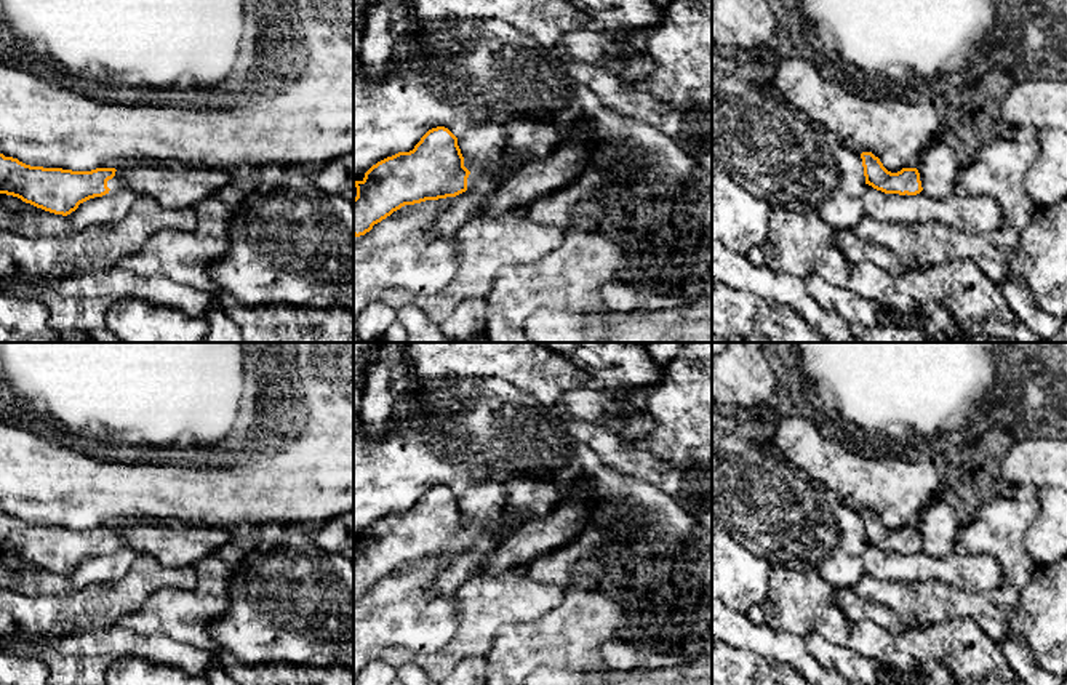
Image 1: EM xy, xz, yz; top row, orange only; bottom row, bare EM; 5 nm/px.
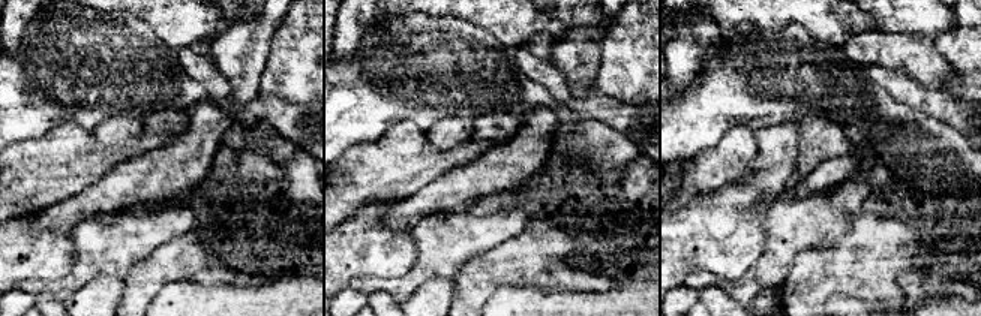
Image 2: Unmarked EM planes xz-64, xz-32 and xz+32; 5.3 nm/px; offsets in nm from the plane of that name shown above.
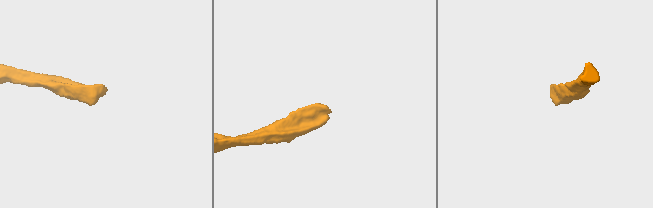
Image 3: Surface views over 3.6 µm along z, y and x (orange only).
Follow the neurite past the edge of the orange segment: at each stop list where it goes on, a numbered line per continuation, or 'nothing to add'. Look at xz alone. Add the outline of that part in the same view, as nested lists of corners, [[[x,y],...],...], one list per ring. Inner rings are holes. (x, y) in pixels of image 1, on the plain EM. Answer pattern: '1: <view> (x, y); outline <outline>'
1: xz (474, 530); outline [[[467,525],[467,528],[470,530],[467,536],[467,546],[472,544],[475,538],[486,530],[485,527],[475,527],[475,525]]]

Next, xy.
1: xy (115, 543); outline [[[115,530],[115,535],[107,539],[107,546],[110,549],[106,554],[112,554],[112,552],[117,552],[118,549],[125,547],[118,530]]]

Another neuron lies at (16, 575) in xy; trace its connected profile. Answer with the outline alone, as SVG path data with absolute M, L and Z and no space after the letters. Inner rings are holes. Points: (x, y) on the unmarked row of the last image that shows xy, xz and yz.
M122 547L112 554L90 557L70 573L62 575L37 567L18 555L0 552L0 589L35 597L67 595L90 584L122 579L136 557L136 551Z

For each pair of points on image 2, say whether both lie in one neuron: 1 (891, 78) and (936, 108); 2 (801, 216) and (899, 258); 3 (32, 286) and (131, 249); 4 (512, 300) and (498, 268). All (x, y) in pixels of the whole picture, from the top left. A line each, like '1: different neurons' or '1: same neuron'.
1: same neuron
2: different neurons
3: same neuron
4: different neurons

